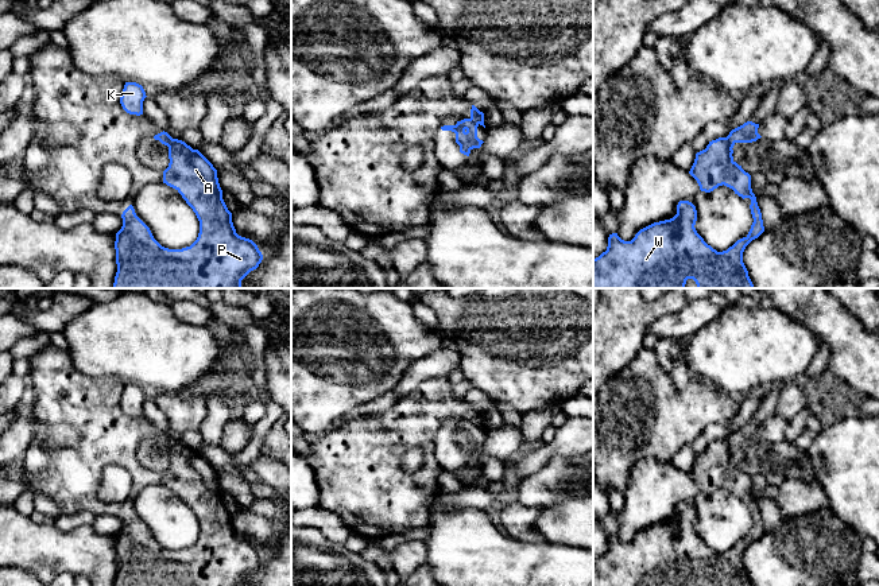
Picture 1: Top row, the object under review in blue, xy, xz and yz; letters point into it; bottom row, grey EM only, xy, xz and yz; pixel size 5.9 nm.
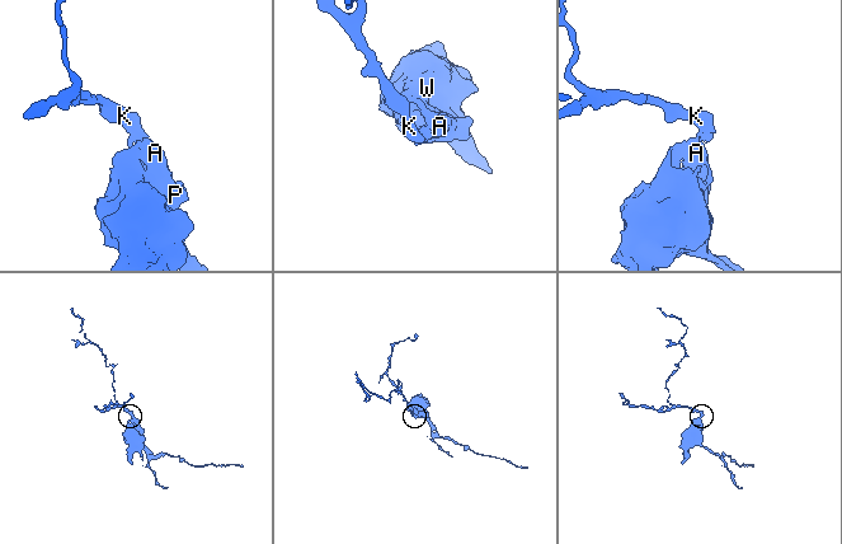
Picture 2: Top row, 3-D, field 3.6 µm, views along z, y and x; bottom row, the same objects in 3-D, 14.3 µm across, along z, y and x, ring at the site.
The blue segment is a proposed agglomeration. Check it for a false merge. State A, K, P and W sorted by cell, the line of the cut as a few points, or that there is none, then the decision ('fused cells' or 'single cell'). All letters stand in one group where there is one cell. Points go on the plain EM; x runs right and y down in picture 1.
groups A P W / K; cut yz (724, 439), (731, 456); fused cells

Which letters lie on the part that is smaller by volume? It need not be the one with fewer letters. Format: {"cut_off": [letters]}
{"cut_off": ["K"]}

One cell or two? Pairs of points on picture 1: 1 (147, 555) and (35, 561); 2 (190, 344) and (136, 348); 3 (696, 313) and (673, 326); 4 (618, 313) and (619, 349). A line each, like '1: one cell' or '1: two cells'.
1: two cells
2: one cell
3: one cell
4: one cell

